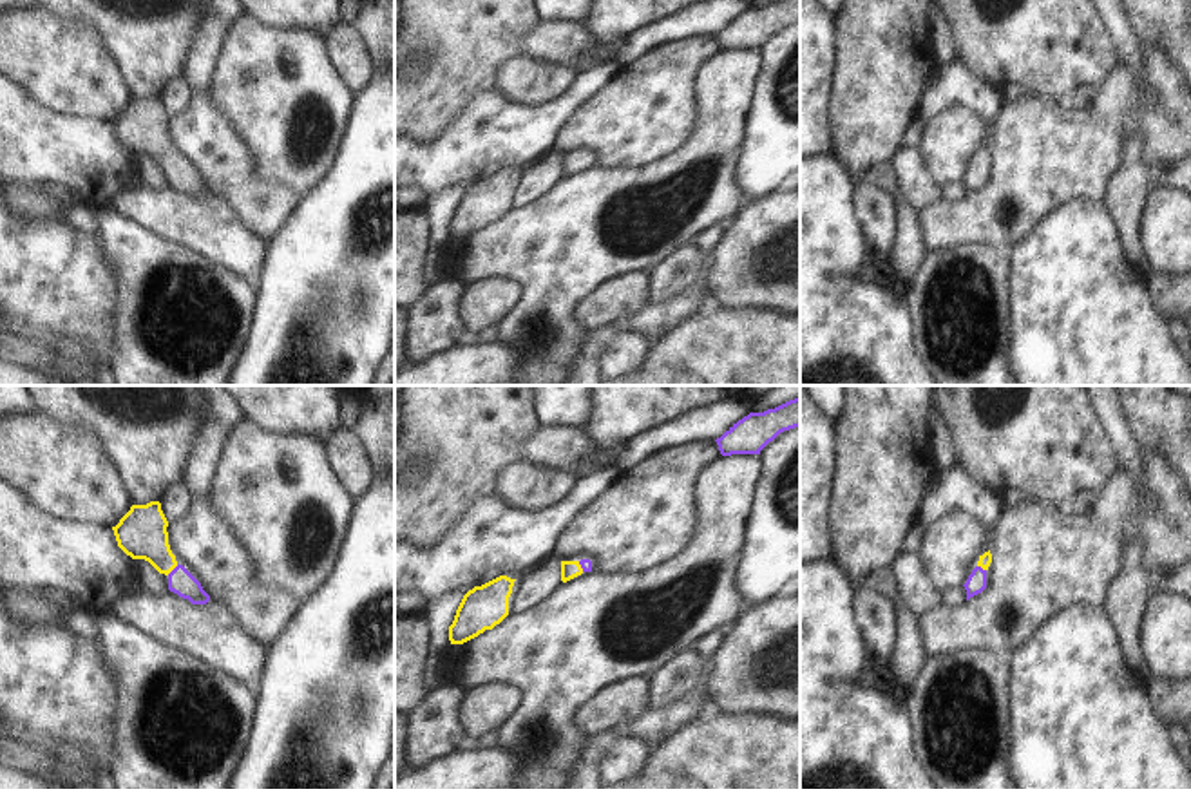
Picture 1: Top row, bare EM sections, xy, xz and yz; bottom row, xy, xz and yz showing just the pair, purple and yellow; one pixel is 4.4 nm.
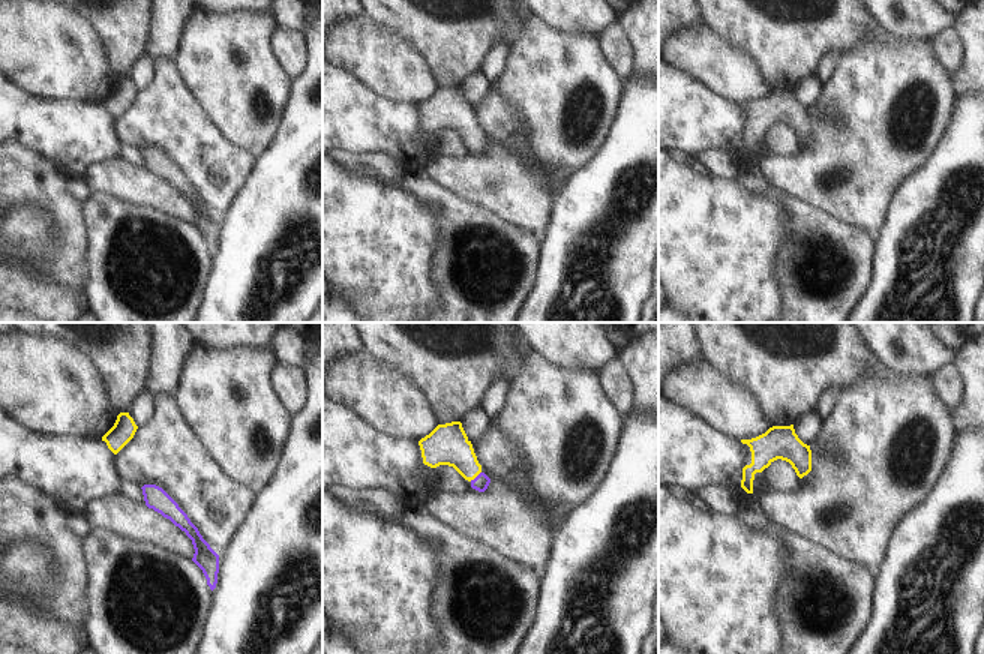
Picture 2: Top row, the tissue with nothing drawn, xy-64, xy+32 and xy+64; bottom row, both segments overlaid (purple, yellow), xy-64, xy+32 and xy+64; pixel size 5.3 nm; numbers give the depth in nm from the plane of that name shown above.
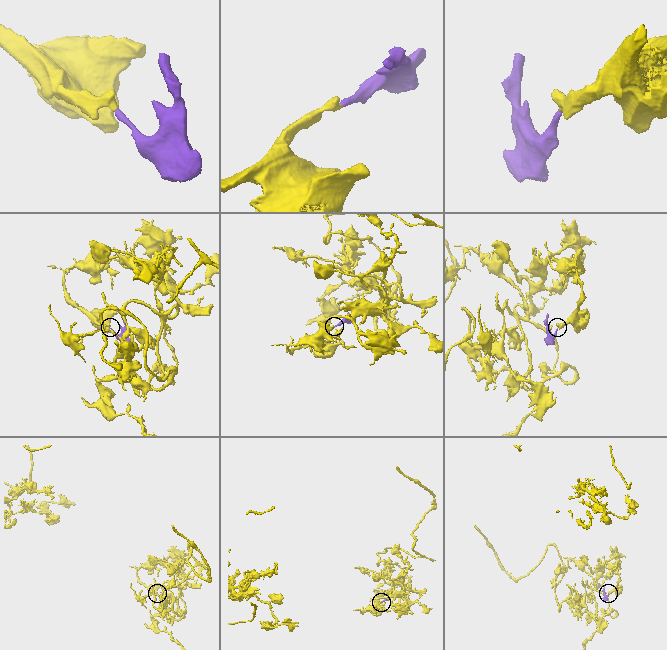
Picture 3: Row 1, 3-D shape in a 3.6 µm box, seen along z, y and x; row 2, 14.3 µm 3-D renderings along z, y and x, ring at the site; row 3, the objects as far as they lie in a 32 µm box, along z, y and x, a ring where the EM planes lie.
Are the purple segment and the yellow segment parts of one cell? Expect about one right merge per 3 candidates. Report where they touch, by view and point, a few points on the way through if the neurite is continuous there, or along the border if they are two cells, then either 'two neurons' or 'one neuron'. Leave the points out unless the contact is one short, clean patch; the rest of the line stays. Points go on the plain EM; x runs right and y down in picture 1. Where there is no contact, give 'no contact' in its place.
xy (174, 163) | across xy (181, 176), (174, 163), (142, 127) | one neuron

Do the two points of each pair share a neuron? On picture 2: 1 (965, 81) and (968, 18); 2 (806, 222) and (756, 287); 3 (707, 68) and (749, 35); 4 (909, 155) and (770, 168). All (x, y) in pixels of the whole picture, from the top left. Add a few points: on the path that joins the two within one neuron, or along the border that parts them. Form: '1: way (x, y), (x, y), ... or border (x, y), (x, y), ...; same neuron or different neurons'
1: way (968, 66), (968, 33); same neuron
2: border (783, 233), (773, 257), (773, 281), (779, 300); different neurons
3: border (707, 24), (741, 47), (759, 71); different neurons
4: way (875, 146), (858, 146), (836, 168), (804, 168); same neuron

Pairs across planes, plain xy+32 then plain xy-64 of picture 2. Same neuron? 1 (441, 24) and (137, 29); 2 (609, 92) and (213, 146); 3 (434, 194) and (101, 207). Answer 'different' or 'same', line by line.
1: same
2: different
3: same

